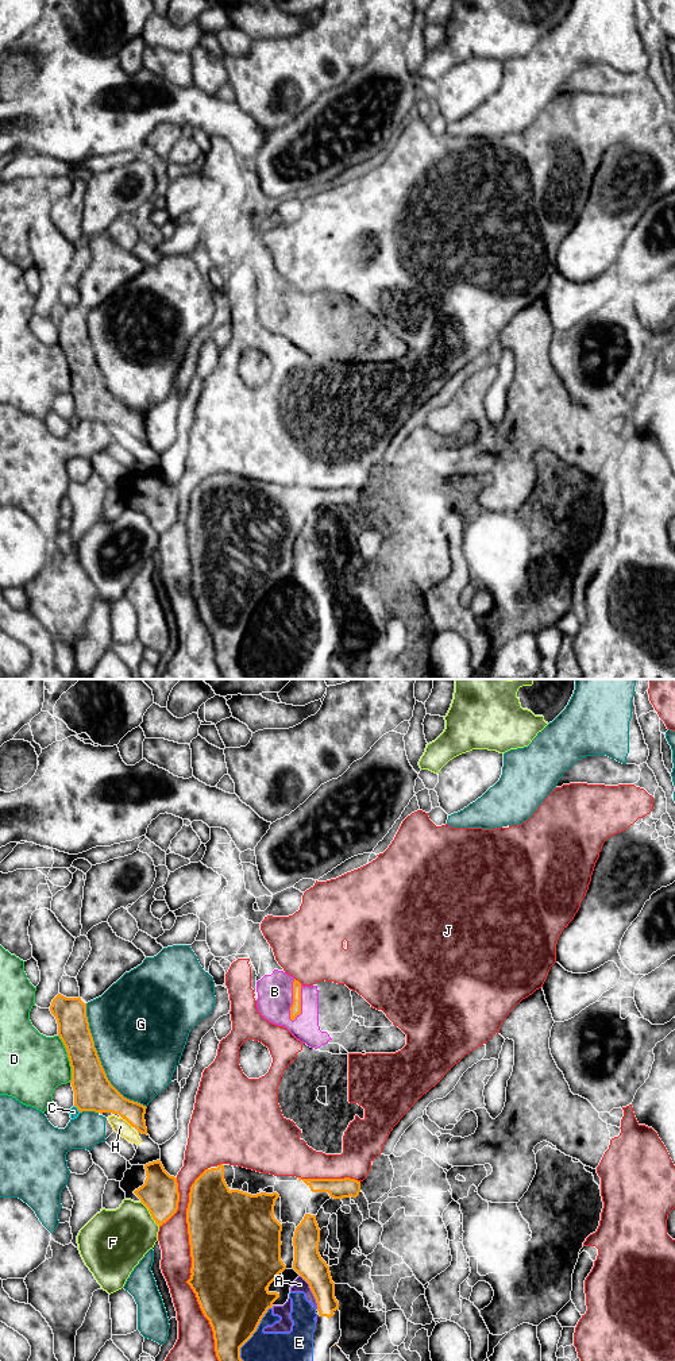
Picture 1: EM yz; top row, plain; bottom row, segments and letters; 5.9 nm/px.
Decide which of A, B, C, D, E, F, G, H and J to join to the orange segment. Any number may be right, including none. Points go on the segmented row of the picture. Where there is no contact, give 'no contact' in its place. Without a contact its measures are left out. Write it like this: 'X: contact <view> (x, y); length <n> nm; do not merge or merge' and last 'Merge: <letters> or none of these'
A: contact yz (312, 1292); length 240 nm; do not merge
B: contact yz (293, 1001); length 260 nm; merge
C: contact yz (77, 1107); length 60 nm; do not merge
D: contact yz (69, 1059); length 300 nm; do not merge
E: contact yz (254, 1331); length 360 nm; do not merge
F: contact yz (150, 1213); length 190 nm; do not merge
G: contact yz (100, 1061); length 700 nm; do not merge
H: contact yz (127, 1121); length 90 nm; do not merge
J: contact yz (192, 1264); length 1150 nm; do not merge
Merge: B

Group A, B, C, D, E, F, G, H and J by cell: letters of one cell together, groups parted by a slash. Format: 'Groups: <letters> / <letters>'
Groups: A E / B / C / D / F / G / H / J

